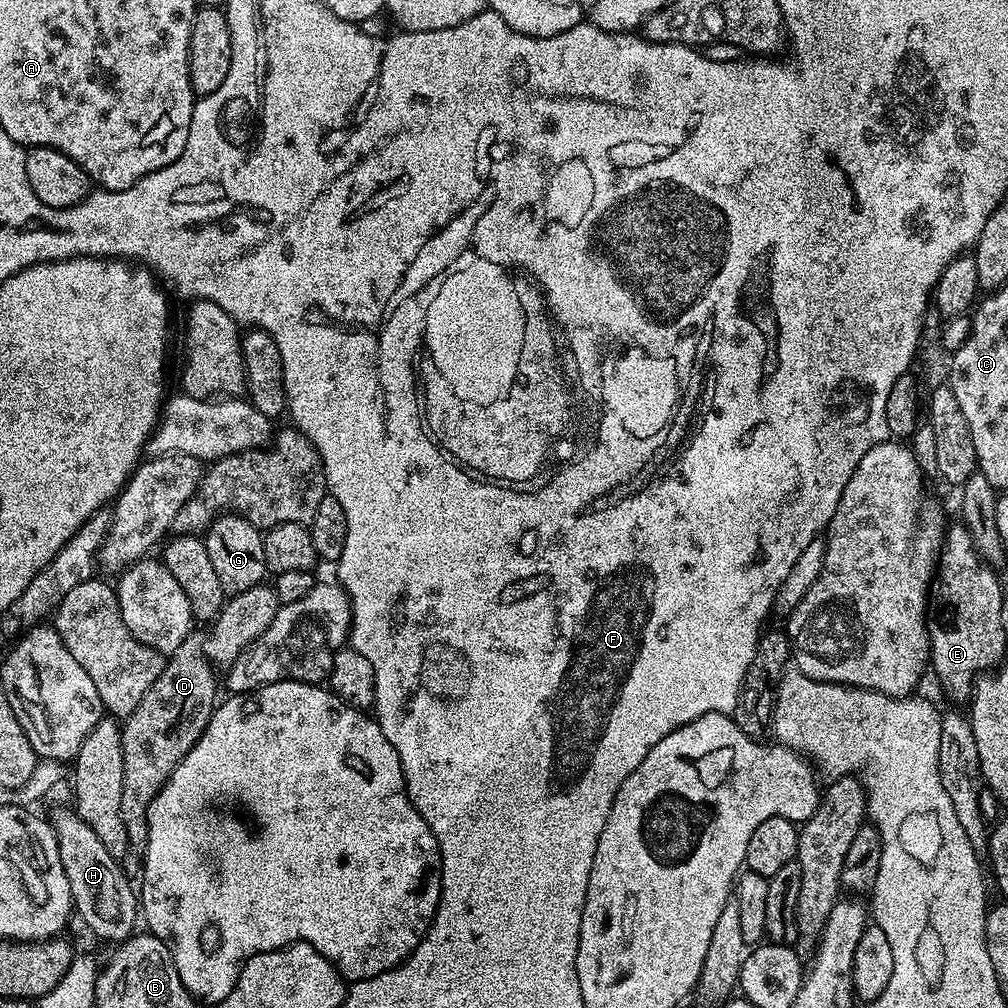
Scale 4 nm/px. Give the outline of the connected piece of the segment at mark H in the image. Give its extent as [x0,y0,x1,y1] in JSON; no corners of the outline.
[50,807,138,942]

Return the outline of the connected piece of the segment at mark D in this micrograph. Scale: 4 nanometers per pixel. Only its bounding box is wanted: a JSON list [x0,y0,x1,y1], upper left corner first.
[120,630,217,849]

